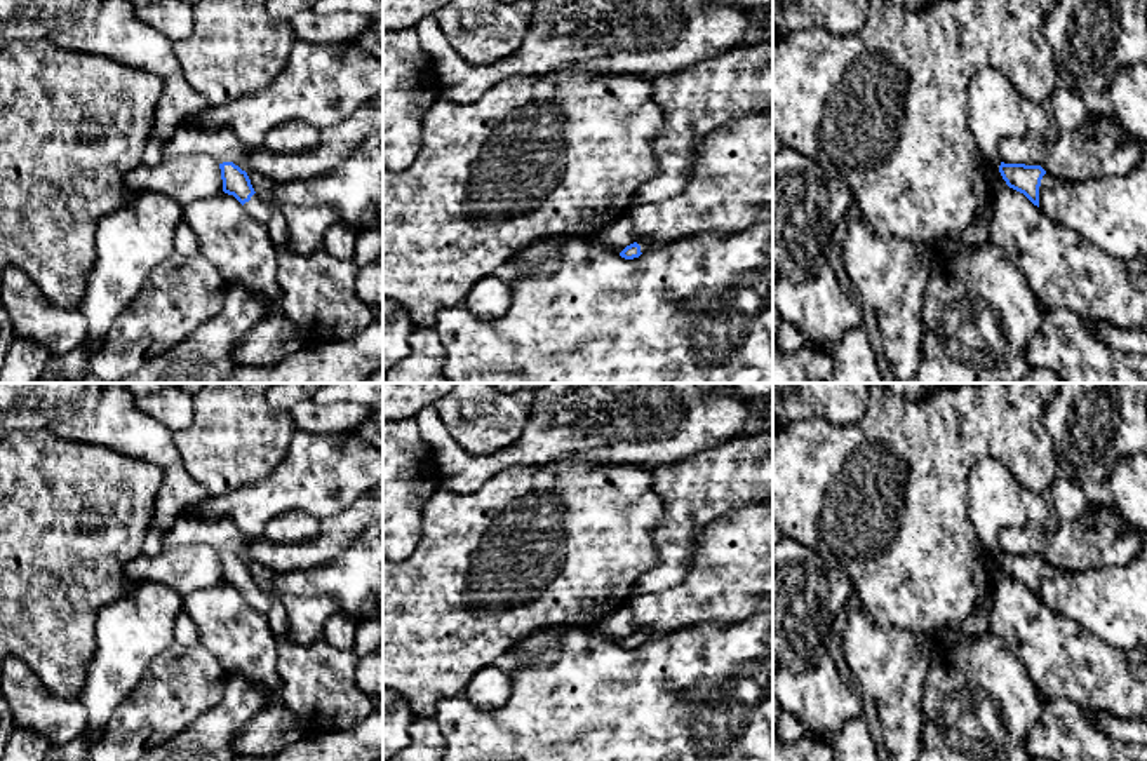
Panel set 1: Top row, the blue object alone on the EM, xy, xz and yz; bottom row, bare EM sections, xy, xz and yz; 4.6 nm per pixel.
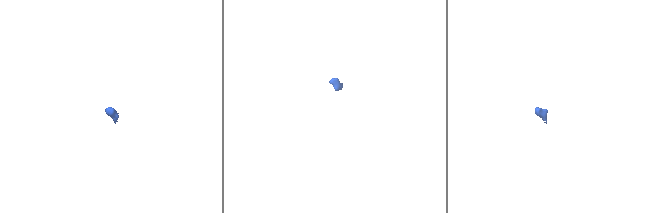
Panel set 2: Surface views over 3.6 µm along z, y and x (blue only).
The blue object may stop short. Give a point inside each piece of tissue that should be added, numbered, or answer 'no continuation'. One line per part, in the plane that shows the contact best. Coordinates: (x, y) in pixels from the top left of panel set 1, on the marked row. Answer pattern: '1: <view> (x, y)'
1: xy (317, 291)

